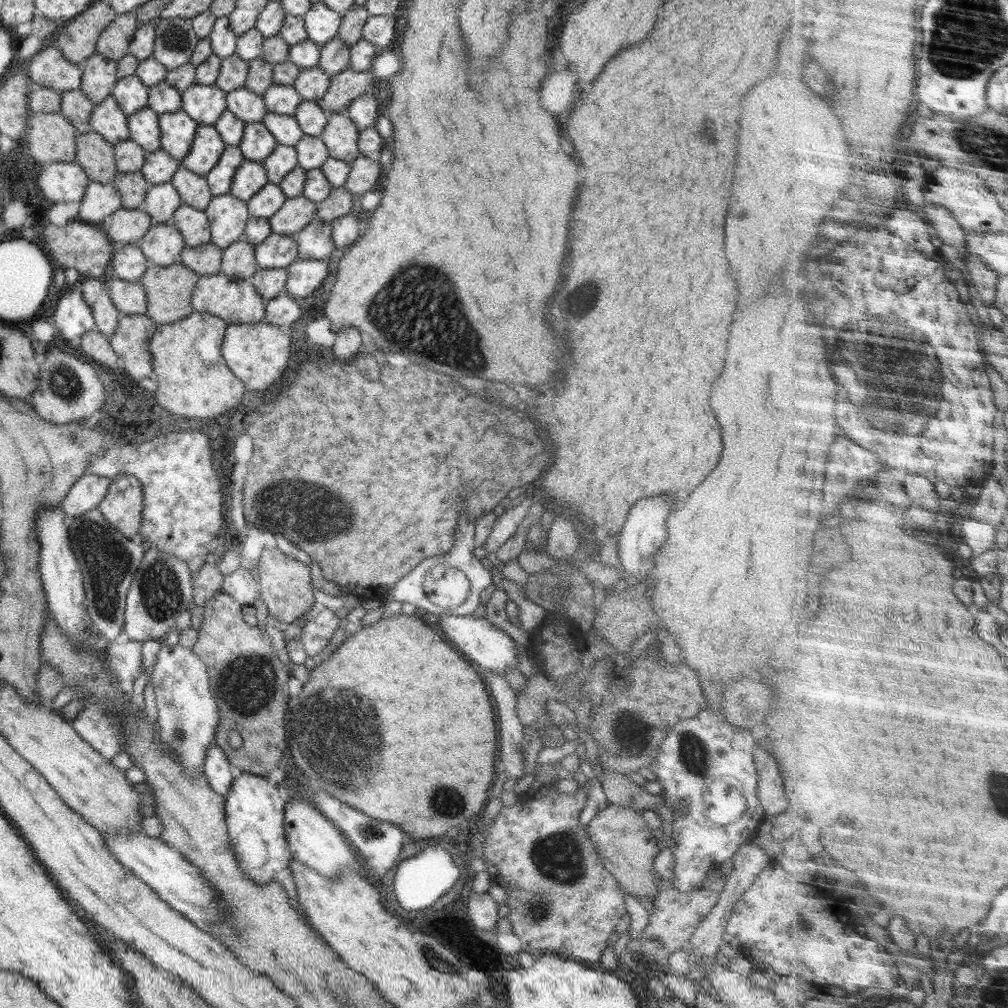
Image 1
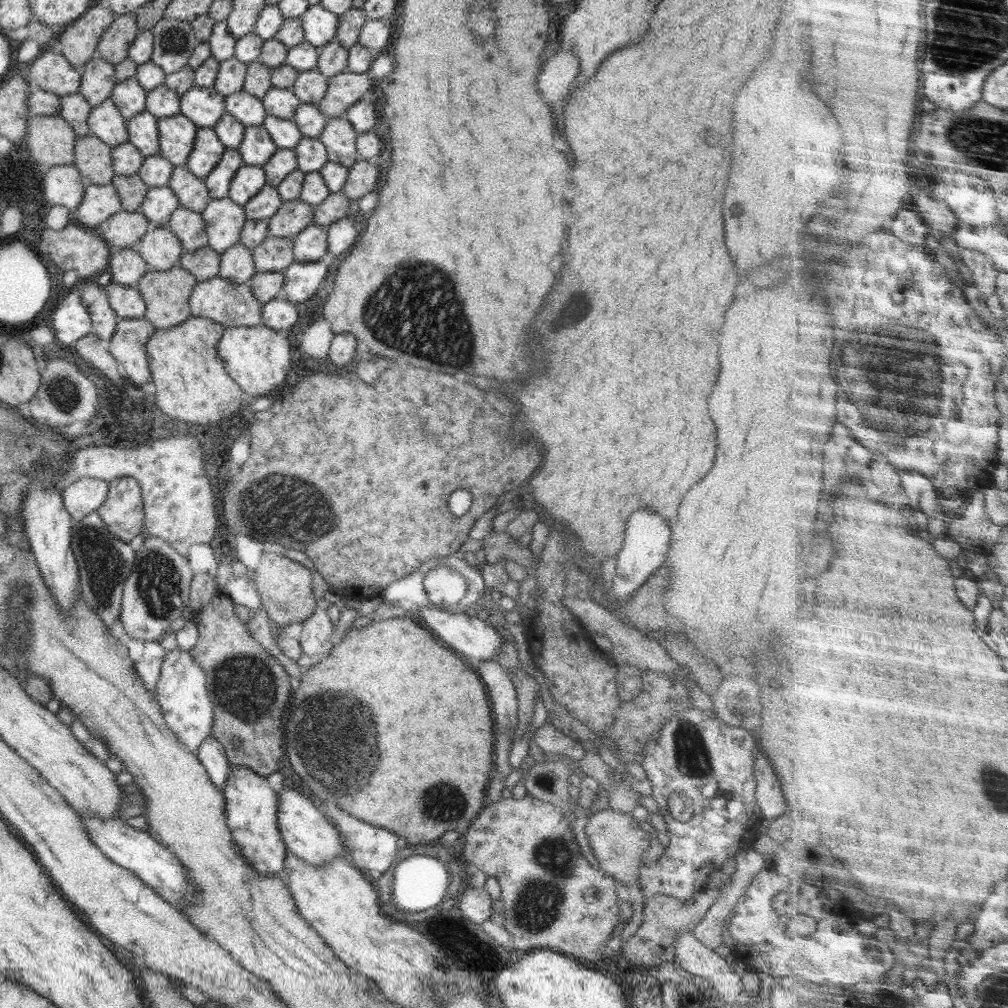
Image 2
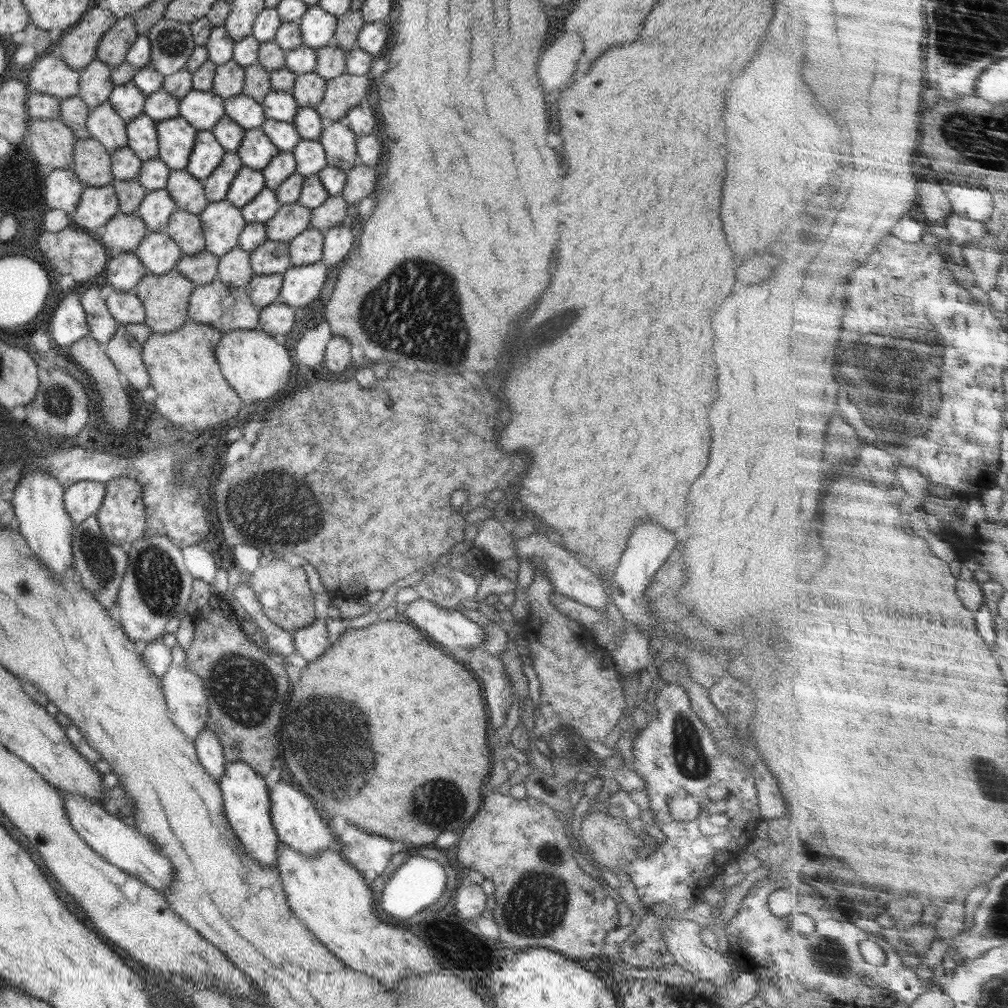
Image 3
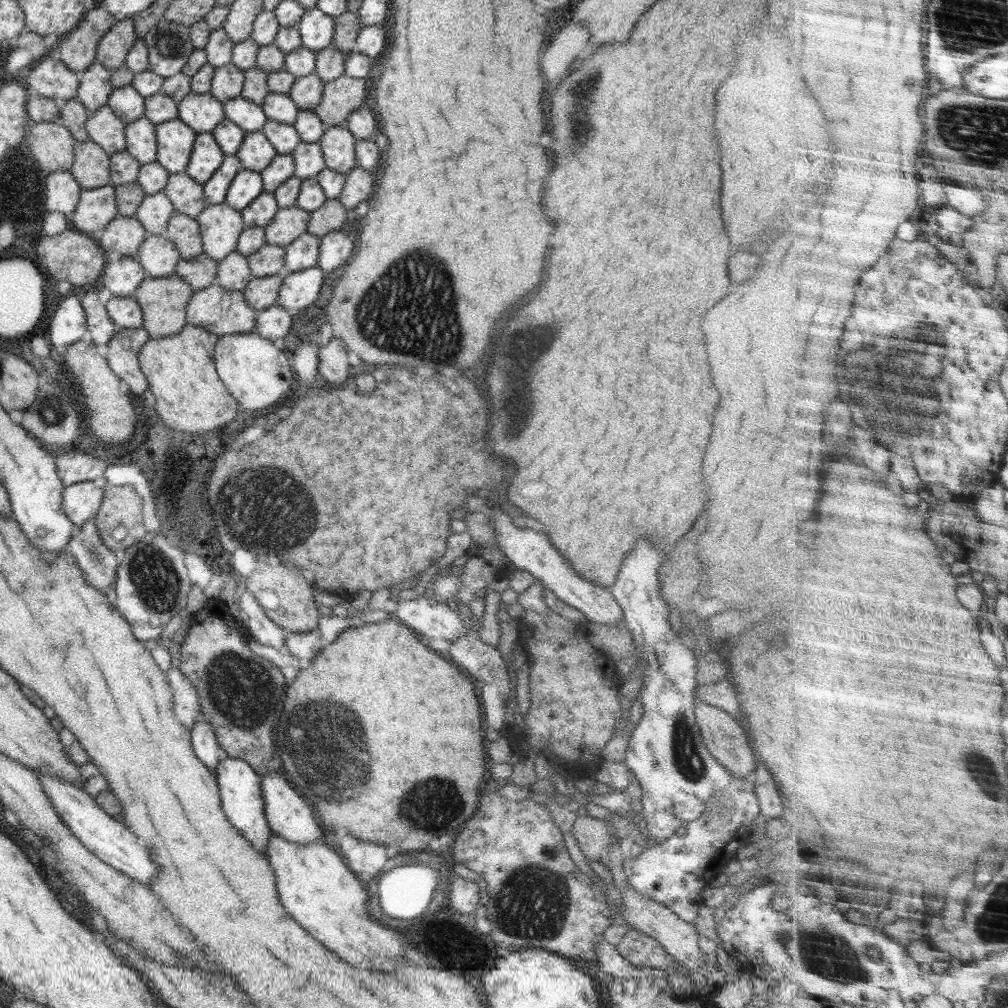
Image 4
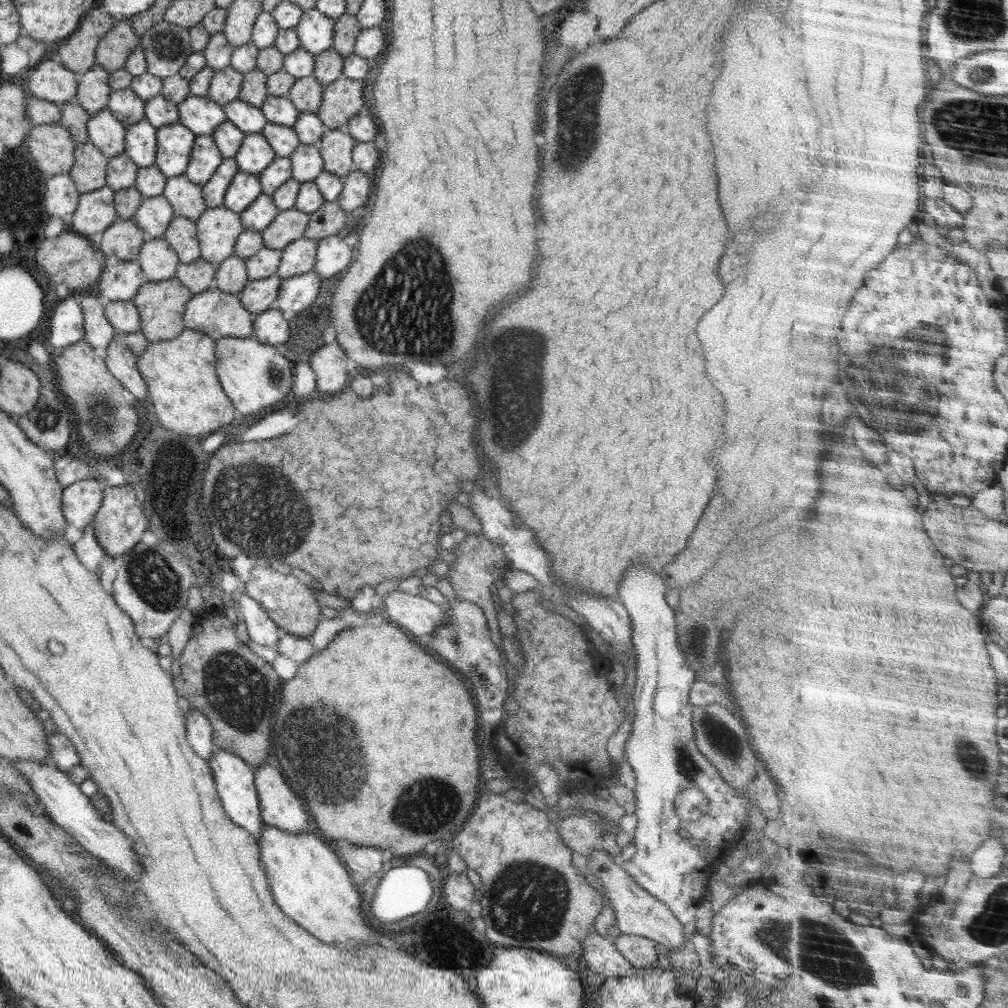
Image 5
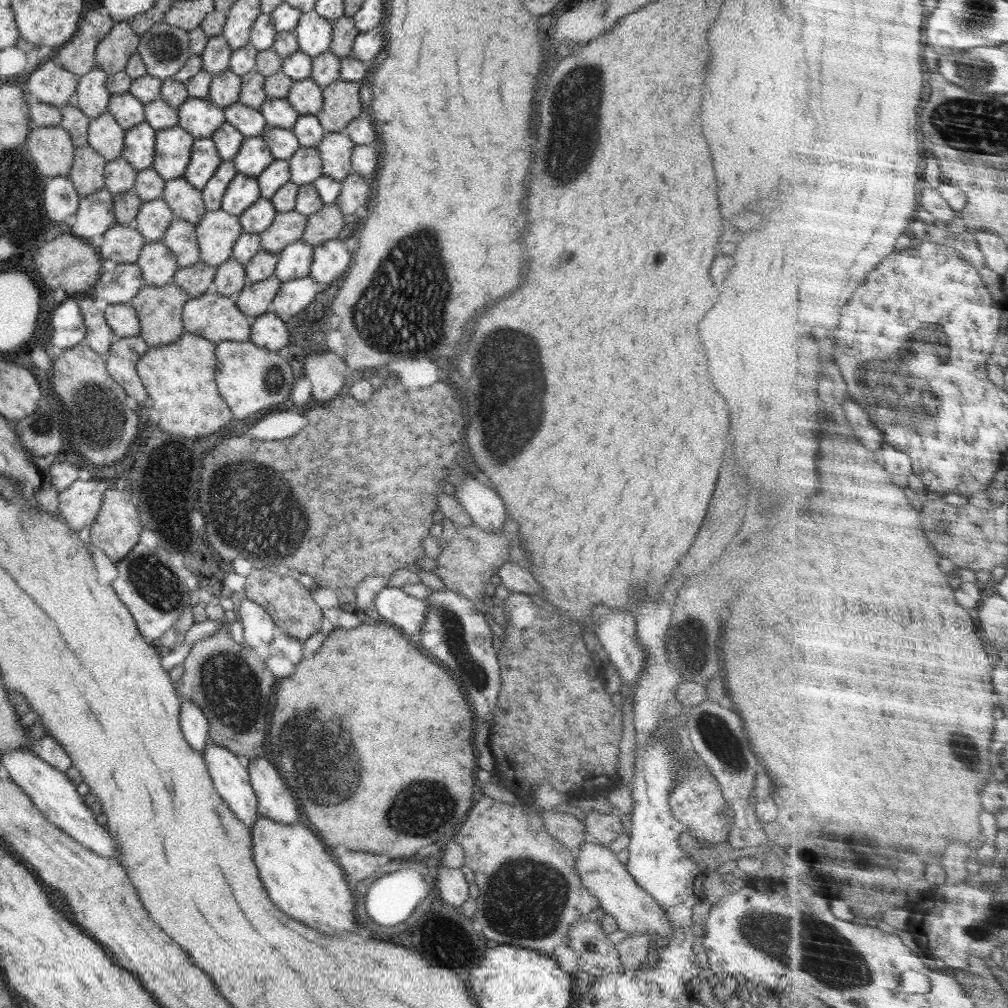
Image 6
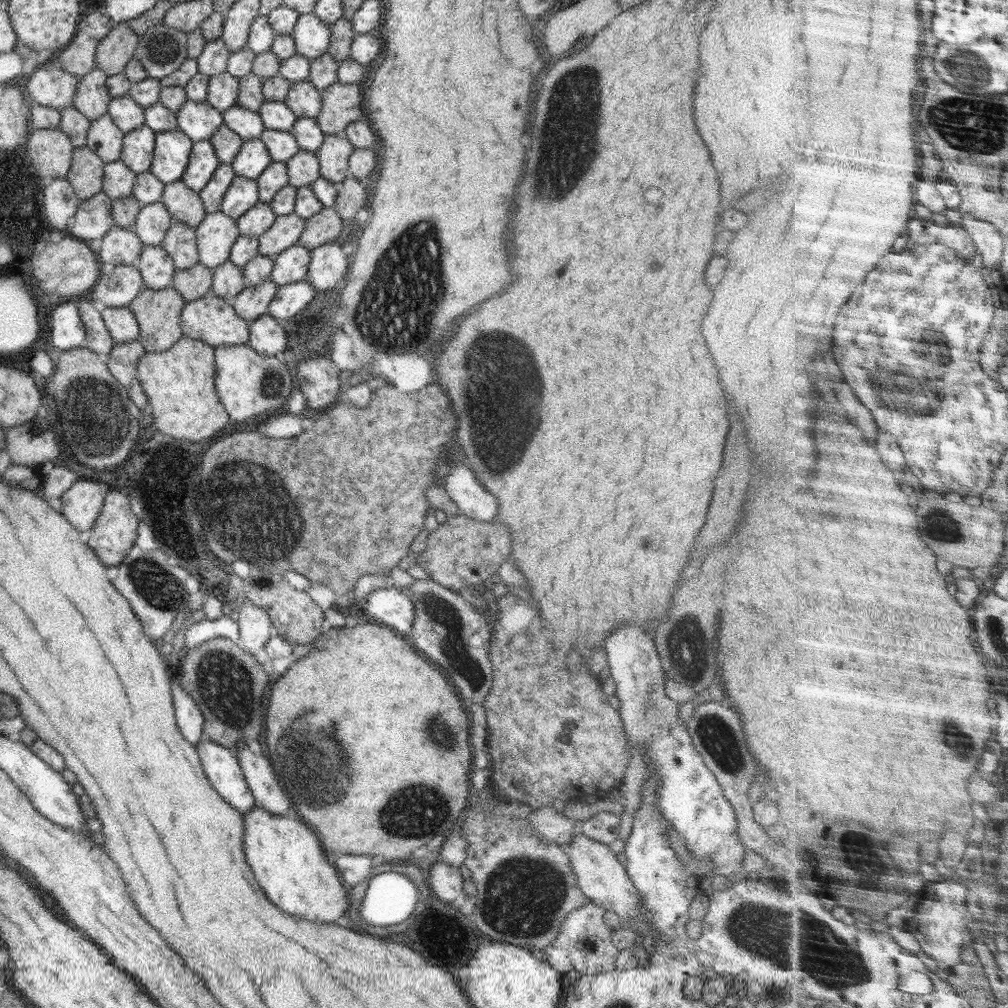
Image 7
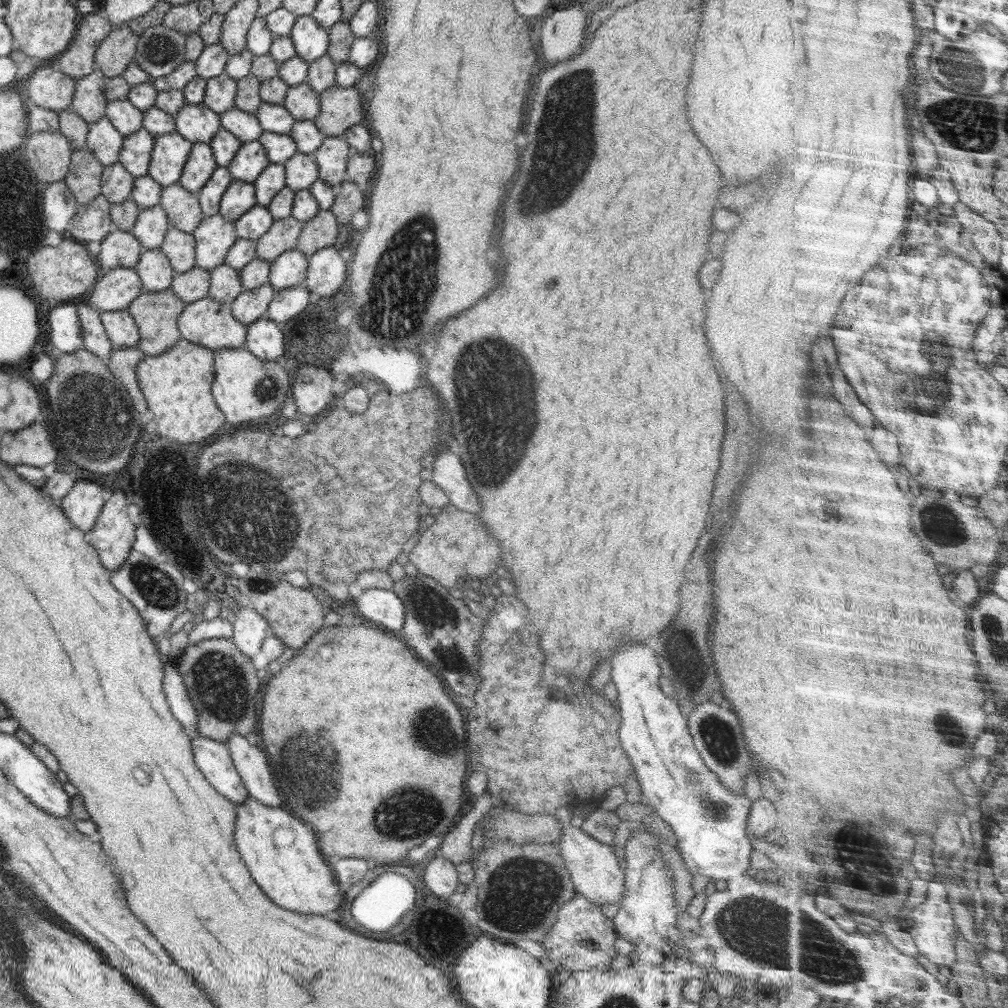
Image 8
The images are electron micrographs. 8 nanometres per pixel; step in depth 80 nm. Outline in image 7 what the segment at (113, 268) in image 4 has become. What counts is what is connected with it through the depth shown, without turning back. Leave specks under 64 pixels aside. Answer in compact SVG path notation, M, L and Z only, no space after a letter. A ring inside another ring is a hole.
M115 265L110 274L100 275L90 298L108 308L128 307L143 288L143 278L136 265Z

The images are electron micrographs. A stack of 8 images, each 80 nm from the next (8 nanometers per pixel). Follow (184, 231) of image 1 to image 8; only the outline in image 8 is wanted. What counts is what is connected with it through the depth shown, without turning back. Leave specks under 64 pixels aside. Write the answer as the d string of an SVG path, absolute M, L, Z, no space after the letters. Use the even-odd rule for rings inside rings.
M170 226L159 249L168 257L176 273L188 272L195 267L195 238L193 233Z

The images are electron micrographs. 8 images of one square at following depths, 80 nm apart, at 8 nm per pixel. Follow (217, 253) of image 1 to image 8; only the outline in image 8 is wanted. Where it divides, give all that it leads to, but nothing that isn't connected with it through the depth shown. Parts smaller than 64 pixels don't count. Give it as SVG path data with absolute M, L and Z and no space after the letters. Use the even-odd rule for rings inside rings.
M194 267L188 272L175 273L170 290L187 305L209 295L211 271Z

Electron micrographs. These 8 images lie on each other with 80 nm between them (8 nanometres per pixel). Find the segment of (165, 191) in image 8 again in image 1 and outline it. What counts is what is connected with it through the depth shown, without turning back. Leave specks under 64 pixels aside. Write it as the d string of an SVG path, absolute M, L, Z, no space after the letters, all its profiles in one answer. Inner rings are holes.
M180 165L170 181L178 191L183 205L205 211L212 198L205 177L192 173L188 168Z

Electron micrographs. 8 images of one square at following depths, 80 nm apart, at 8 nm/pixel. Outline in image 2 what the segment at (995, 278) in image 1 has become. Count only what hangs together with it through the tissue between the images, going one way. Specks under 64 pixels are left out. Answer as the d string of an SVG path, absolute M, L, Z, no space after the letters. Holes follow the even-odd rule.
M961 249L961 257L965 264L973 271L973 277L987 297L996 294L998 278L1002 273L994 259L985 252L972 249Z

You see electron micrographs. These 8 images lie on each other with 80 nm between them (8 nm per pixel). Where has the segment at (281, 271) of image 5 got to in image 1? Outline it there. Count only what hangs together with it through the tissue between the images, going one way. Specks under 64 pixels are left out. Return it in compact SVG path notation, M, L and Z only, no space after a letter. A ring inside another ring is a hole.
M315 218L295 235L297 256L300 259L322 260L336 249L330 222Z

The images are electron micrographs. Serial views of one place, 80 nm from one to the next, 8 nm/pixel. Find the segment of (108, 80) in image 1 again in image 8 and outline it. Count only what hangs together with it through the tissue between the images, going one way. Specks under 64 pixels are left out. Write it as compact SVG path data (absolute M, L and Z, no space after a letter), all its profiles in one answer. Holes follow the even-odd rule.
M98 69L77 79L76 90L72 99L72 110L87 123L98 122L105 116L107 98L105 84L107 77Z

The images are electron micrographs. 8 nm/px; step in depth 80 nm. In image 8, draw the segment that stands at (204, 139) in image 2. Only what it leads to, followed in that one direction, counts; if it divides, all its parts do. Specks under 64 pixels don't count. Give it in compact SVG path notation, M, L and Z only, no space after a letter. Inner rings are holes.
M194 143L177 183L196 194L212 177L217 167L210 144Z

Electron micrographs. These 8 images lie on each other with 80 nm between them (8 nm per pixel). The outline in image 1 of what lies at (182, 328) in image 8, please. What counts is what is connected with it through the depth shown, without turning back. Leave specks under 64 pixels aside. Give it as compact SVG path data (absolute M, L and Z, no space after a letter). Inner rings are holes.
M220 272L206 276L200 275L191 295L191 305L194 311L213 314L227 321L228 325L256 324L263 321L266 303L267 301L260 296L250 280L227 278Z

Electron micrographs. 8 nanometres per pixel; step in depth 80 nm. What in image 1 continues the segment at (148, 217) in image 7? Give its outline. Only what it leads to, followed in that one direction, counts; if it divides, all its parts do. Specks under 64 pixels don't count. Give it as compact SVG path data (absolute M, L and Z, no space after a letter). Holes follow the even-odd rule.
M171 181L154 184L146 193L142 210L150 215L153 224L170 223L174 212L183 205Z

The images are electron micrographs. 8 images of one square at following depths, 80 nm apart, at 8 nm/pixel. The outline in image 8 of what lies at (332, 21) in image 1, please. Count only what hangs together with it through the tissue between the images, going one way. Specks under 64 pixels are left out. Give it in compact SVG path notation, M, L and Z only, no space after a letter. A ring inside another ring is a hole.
M310 15L297 17L291 30L291 39L297 56L306 62L310 63L327 54L329 34Z

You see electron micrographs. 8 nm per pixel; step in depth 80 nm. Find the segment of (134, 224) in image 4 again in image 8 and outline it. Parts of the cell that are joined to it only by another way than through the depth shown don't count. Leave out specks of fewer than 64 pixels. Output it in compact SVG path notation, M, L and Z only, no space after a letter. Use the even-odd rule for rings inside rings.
M114 230L101 241L101 251L96 257L99 266L114 268L134 268L146 249L130 232Z

